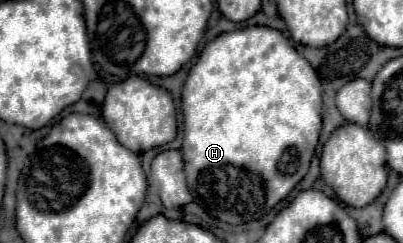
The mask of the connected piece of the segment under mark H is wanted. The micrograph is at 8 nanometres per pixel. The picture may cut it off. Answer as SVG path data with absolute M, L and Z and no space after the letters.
M251 25L215 37L189 69L181 103L187 185L195 203L219 221L239 225L261 219L305 177L321 133L321 81L281 31Z

